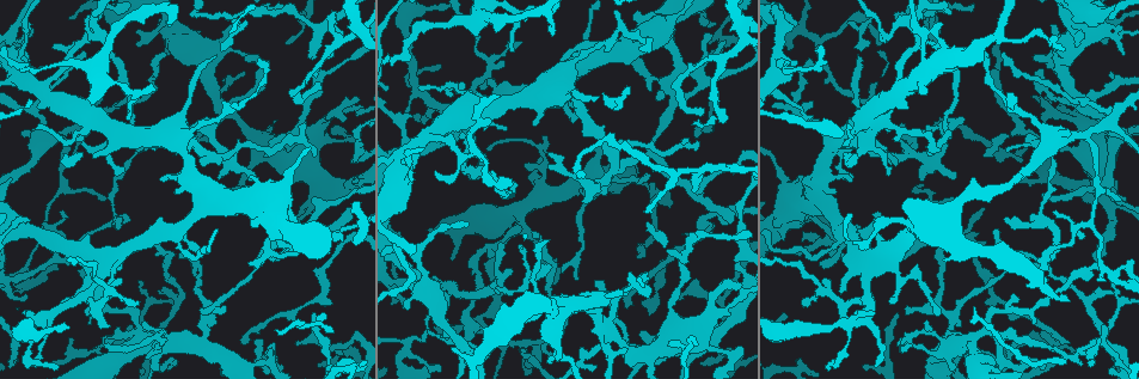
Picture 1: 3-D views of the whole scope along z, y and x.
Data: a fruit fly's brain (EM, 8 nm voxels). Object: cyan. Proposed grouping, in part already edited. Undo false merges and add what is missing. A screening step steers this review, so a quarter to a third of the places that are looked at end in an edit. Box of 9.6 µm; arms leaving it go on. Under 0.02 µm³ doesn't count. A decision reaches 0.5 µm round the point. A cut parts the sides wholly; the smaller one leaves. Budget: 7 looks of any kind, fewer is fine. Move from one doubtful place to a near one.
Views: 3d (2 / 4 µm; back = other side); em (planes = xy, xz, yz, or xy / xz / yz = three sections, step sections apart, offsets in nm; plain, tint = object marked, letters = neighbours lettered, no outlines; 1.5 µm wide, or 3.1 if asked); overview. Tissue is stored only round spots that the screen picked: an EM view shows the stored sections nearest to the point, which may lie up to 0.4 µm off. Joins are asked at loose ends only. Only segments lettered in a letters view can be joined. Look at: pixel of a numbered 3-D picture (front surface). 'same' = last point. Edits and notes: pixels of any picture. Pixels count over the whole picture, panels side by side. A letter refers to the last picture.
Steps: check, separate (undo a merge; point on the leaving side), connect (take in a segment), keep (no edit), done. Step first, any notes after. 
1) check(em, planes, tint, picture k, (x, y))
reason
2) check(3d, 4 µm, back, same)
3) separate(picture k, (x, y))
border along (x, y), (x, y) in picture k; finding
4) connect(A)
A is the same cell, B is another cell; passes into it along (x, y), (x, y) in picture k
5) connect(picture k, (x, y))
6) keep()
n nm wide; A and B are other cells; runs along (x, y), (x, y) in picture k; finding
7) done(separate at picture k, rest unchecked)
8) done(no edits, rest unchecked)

check(em, xz, step 4, tint, picture 1, (1019, 311))
abrupt turn

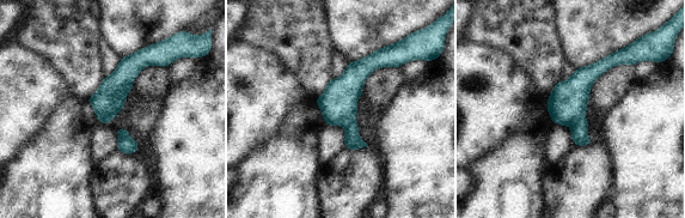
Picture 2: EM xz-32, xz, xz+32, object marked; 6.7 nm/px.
check(em, planes, tint, same)
cut it another way

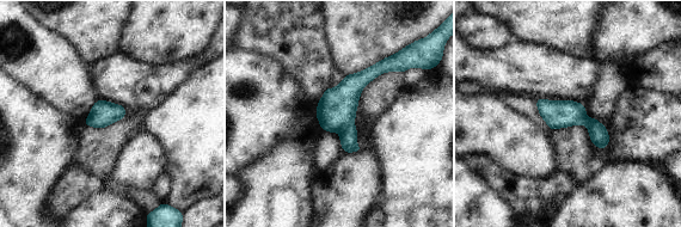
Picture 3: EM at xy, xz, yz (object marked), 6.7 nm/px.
check(em, planes, letters, same)
what lies round it

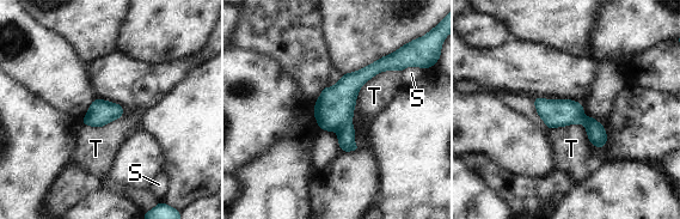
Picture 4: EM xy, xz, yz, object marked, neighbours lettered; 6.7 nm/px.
keep()
S and T are other cells; continuous, no second neuron

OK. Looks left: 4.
check(em, planes, plain, picture 1, (923, 56))
thick turns thin

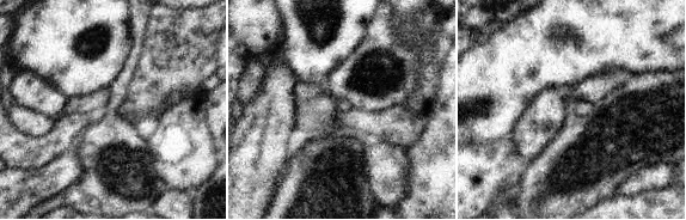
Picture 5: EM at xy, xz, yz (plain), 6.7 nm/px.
check(em, planes, letters, same)
see the neighbours

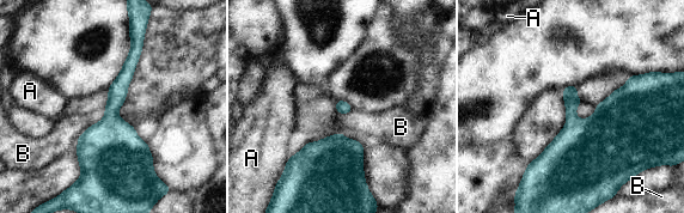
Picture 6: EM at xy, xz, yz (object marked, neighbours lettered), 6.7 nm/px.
keep()
A and B are other cells; border along (596, 107), (584, 119), (574, 113) in picture 6; continuous, no second neuron

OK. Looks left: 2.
check(em, planes, letters, picture 1, (651, 89))
thin end

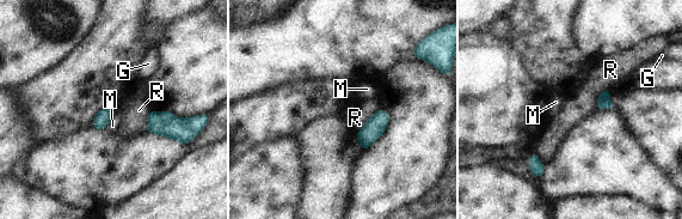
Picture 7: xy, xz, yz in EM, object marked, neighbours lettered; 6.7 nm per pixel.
keep()
G, M and R are other cells; border along (379, 109), (355, 134) in picture 7; no lettered segment goes on from it

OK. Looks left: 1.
done(no edits, rest unchecked)

